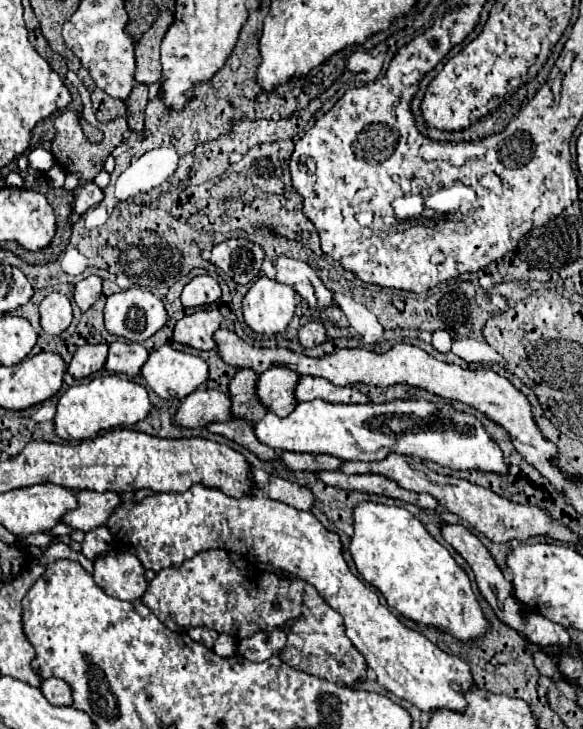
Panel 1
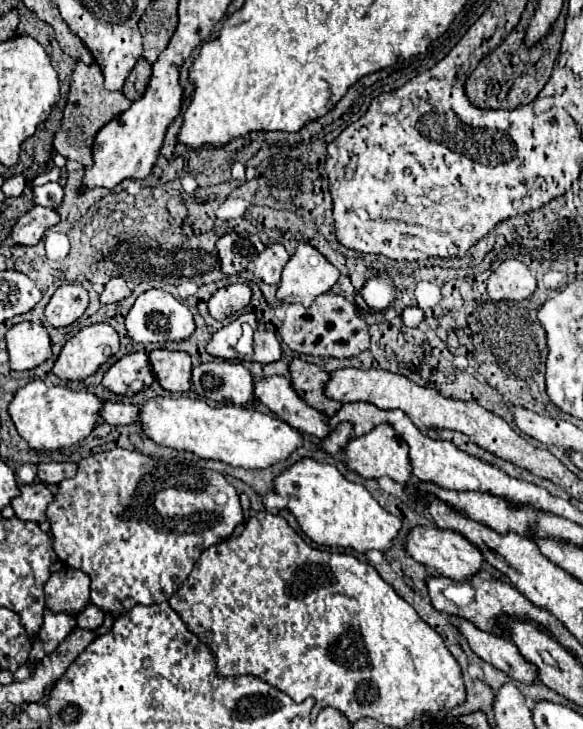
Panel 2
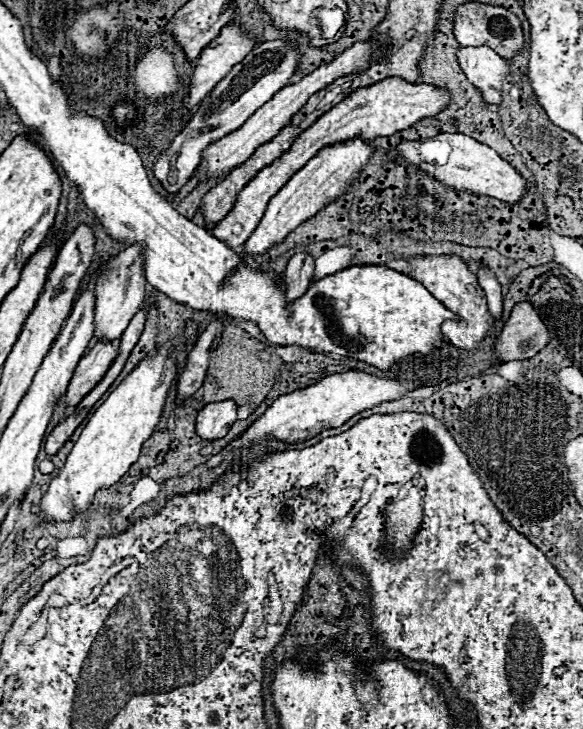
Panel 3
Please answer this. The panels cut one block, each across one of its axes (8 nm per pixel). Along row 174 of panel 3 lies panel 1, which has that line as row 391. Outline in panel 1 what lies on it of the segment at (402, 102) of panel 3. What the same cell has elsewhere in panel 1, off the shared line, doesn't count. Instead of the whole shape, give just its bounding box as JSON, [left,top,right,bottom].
[256,366,298,416]

